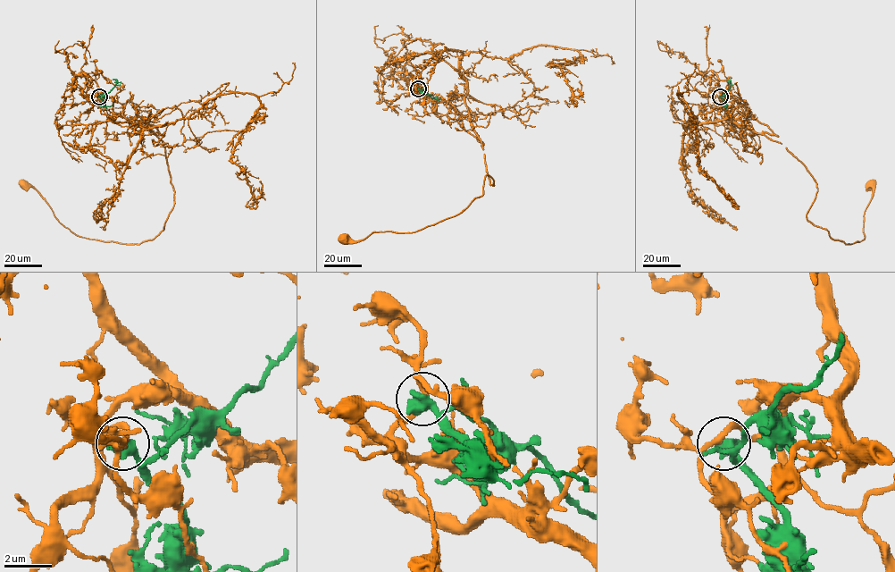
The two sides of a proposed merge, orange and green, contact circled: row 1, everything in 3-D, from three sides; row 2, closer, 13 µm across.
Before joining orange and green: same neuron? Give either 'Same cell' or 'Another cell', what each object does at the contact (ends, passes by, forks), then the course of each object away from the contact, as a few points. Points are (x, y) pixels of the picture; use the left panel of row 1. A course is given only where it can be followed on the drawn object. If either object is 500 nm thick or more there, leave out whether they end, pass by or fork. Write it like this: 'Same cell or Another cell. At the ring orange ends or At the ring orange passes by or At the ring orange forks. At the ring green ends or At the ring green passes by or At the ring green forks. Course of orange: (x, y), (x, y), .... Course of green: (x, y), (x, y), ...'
Another cell. Course of orange: (99, 96), (160, 134), (174, 190), (163, 229), (138, 244), (77, 236), (25, 185). Course of green: (99, 96), (102, 97), (112, 89), (116, 79), (112, 79)

